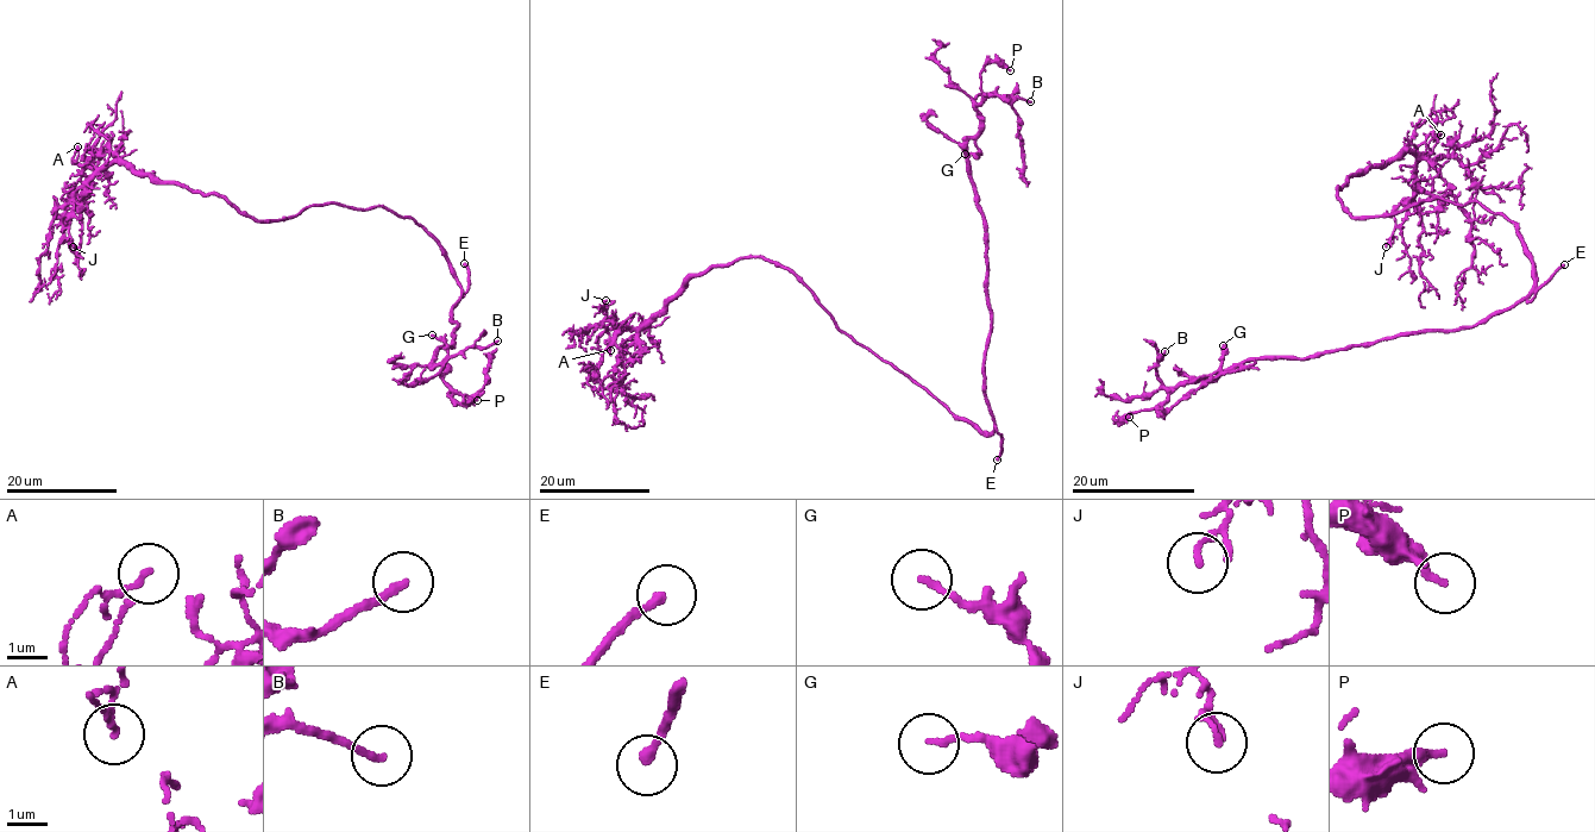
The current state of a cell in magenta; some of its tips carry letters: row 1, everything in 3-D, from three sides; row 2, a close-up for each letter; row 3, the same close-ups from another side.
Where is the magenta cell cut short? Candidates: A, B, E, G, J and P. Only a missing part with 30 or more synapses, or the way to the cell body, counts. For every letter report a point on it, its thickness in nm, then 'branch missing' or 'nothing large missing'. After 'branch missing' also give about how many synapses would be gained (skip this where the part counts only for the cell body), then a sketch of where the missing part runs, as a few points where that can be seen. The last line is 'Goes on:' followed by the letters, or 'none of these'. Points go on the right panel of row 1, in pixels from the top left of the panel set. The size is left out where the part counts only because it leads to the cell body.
A: at (1440, 135); 90 nm thick; nothing large missing
B: at (1165, 351); 180 nm thick; nothing large missing
E: at (1564, 264); 240 nm thick; branch missing
G: at (1223, 345); 140 nm thick; nothing large missing
J: at (1386, 246); 170 nm thick; nothing large missing
P: at (1129, 417); 240 nm thick; nothing large missing
Goes on: E

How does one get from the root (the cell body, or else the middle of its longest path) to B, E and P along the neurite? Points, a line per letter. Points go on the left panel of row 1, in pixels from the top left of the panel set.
B: (410, 217), (438, 244), (460, 287), (453, 344), (435, 351), (434, 367), (444, 373), (451, 357), (497, 341)
E: (410, 217), (438, 244), (462, 296), (469, 286), (469, 269), (464, 263)
P: (410, 217), (438, 244), (460, 287), (453, 344), (435, 351), (434, 367), (446, 368), (453, 401), (477, 400)

